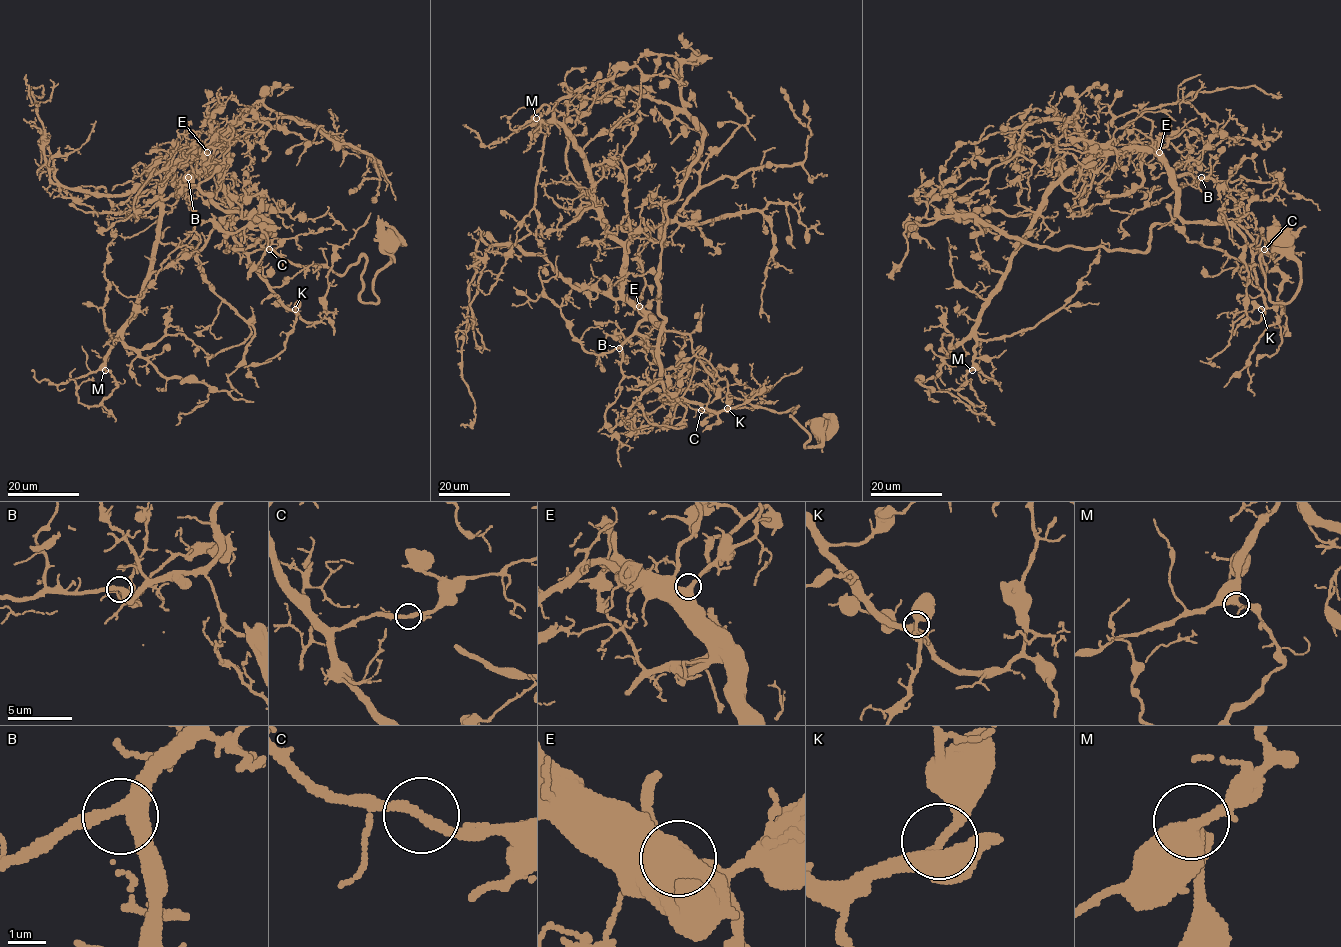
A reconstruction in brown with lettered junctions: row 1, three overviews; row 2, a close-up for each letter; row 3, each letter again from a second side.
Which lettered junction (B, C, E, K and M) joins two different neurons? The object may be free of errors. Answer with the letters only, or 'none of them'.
none of them

